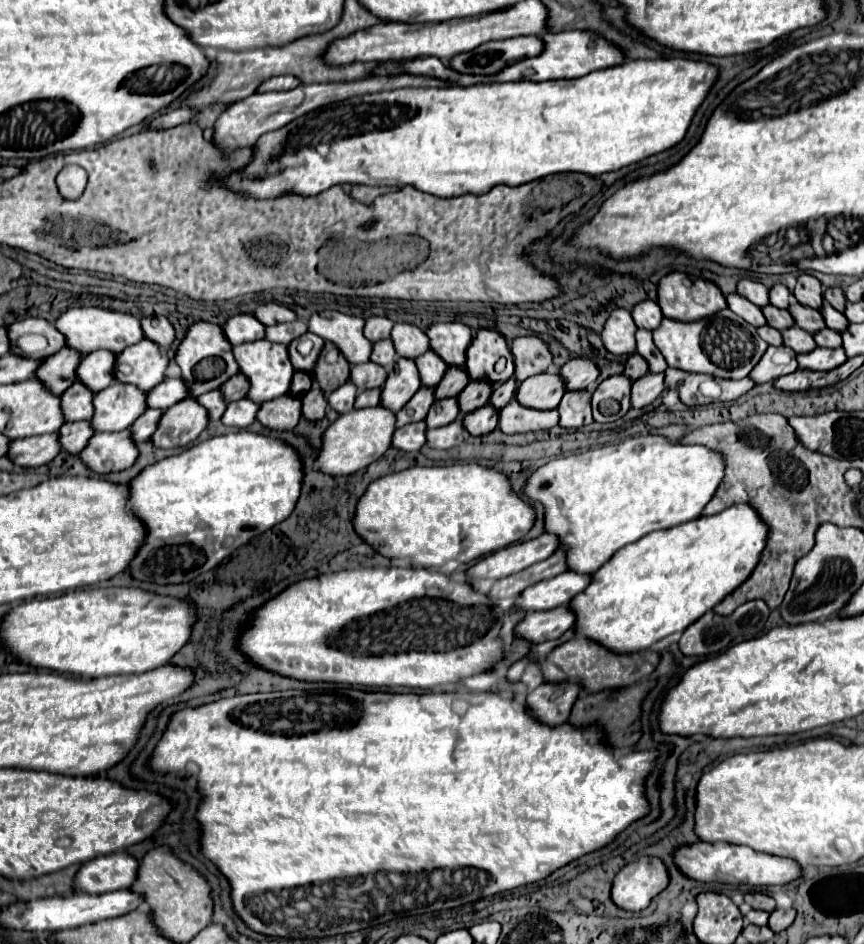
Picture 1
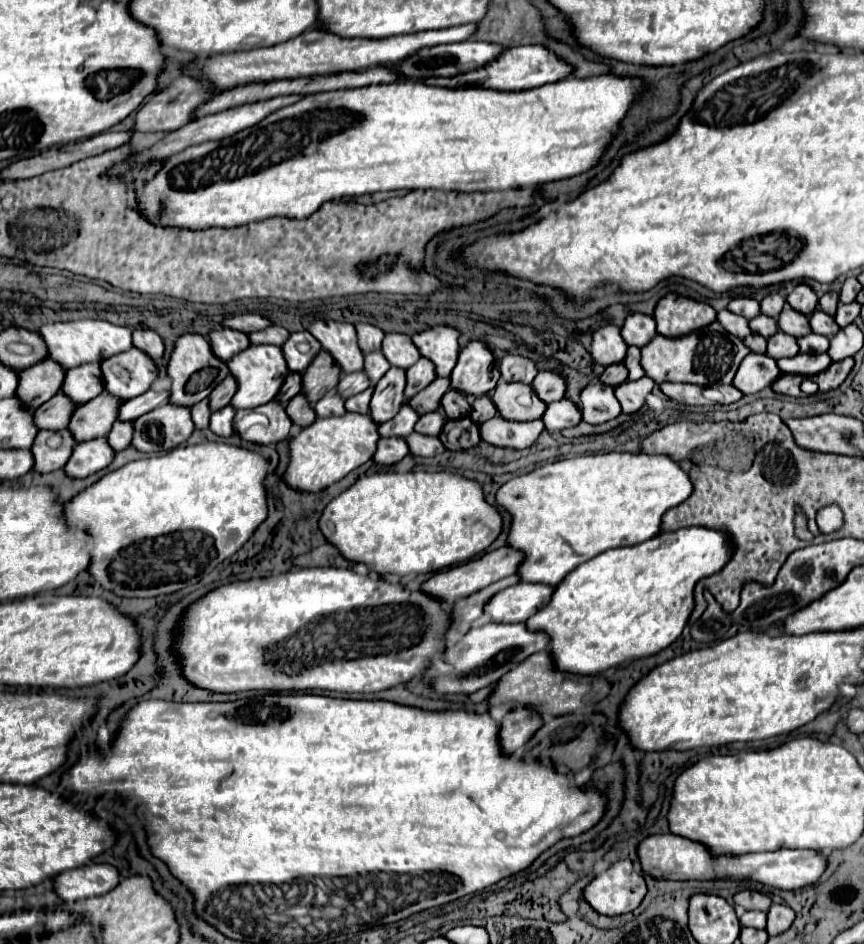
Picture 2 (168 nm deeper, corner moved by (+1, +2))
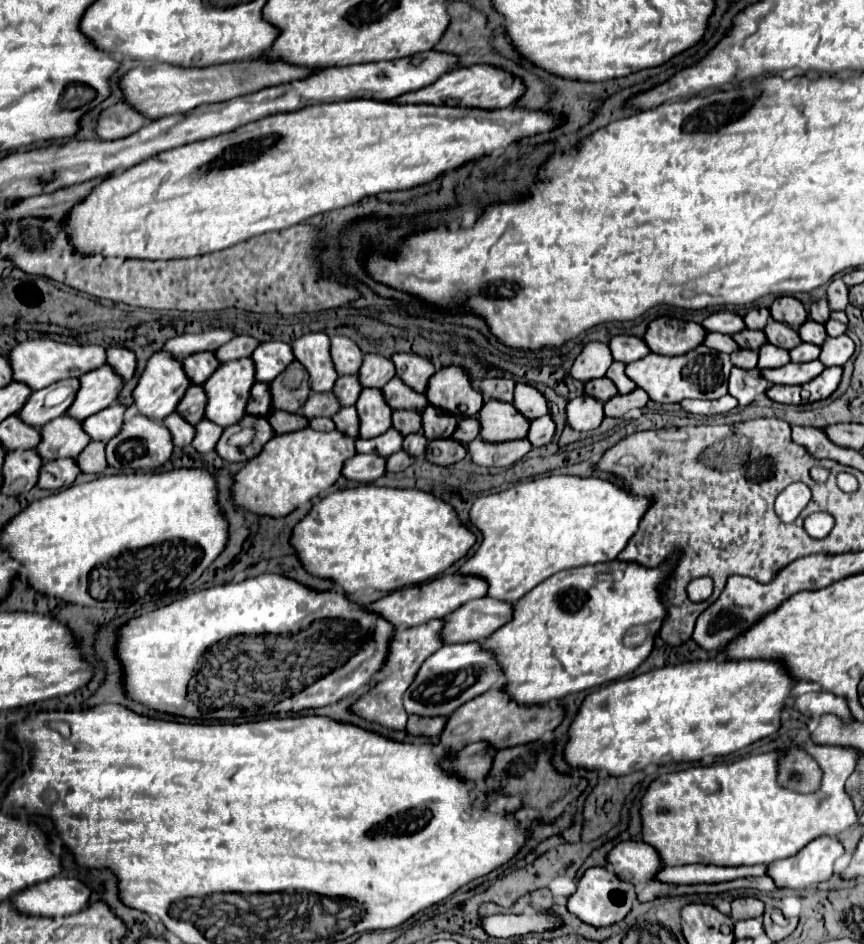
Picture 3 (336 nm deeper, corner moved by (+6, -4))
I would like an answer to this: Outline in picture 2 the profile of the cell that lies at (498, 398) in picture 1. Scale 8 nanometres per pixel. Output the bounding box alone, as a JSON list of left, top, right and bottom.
[471,396,497,424]

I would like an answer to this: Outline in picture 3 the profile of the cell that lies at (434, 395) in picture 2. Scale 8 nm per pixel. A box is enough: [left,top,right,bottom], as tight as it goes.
[392,410,422,436]

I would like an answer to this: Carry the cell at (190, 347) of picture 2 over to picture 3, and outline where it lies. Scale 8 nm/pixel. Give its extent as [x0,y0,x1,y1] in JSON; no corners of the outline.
[132,352,190,422]

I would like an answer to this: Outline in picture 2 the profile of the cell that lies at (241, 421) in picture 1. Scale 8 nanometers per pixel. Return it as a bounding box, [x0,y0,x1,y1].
[209,406,237,438]

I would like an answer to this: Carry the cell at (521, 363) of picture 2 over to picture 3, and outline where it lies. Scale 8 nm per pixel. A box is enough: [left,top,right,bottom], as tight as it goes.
[480,378,514,402]

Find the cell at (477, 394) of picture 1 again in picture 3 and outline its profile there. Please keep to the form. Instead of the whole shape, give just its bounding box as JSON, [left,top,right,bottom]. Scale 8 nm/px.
[422,406,456,440]

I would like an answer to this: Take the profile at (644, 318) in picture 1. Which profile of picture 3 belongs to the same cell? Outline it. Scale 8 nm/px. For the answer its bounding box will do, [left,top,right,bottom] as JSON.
[610,336,650,364]

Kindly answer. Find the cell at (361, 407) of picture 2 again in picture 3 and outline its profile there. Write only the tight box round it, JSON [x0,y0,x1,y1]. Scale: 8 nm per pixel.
[332,406,358,438]

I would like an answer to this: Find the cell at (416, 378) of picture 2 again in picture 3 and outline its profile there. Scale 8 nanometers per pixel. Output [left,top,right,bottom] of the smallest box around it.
[382,378,428,412]

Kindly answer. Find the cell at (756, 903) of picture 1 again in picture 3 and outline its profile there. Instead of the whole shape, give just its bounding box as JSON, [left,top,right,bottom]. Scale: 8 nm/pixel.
[732,898,764,920]

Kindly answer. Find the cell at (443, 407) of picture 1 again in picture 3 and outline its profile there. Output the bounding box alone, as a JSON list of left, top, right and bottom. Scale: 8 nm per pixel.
[402,432,428,458]

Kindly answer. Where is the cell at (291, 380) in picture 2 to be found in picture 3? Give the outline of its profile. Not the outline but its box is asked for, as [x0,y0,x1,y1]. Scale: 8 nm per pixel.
[246,382,272,416]

